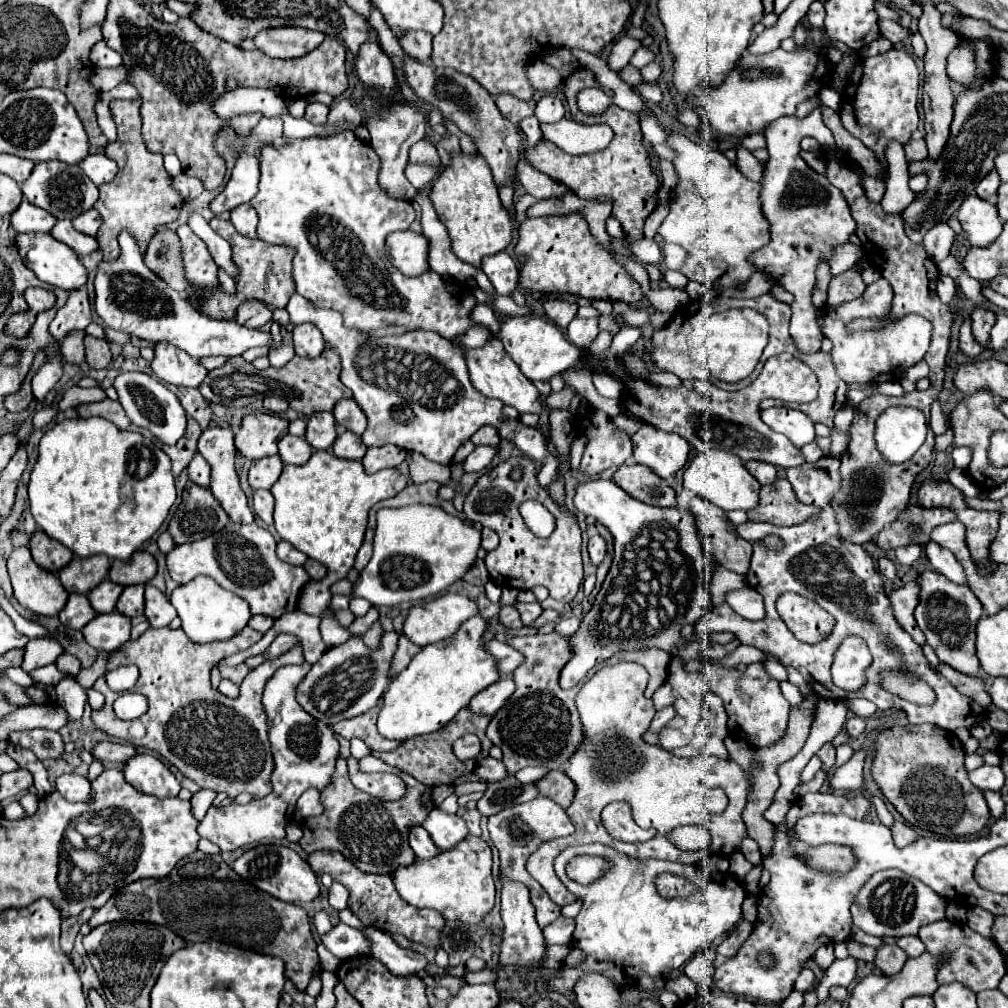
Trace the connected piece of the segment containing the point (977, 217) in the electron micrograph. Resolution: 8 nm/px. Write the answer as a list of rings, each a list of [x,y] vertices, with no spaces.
[[[975,193],[965,197],[957,211],[957,217],[961,221],[961,227],[969,233],[969,245],[973,247],[991,245],[1003,229],[995,205],[991,201],[979,199]]]

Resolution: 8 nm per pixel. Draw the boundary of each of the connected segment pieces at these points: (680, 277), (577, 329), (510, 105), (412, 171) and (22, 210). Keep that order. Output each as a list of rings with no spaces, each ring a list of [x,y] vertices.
[[[671,269],[663,273],[663,279],[665,279],[671,287],[679,287],[679,289],[683,289],[683,287],[687,285],[687,281],[689,281],[681,271],[671,271]]]
[[[575,317],[567,327],[567,339],[579,349],[587,349],[595,341],[597,333],[599,333],[597,317],[589,317],[589,319]]]
[[[499,93],[497,99],[495,99],[501,115],[505,119],[509,119],[511,123],[519,123],[523,117],[529,117],[533,115],[533,109],[535,109],[535,101],[529,99],[529,101],[523,101],[515,95],[509,95],[509,93]]]
[[[411,163],[407,165],[407,179],[413,183],[413,187],[419,191],[423,187],[429,187],[431,181],[437,177],[439,169],[429,163]]]
[[[25,199],[11,213],[11,225],[17,233],[33,233],[33,231],[47,233],[47,231],[51,231],[53,221],[57,221],[57,219],[51,213],[45,213],[45,209],[39,209]]]

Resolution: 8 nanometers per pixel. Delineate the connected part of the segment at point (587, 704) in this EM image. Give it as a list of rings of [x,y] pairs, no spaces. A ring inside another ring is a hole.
[[[617,663],[613,667],[599,669],[579,691],[577,695],[577,709],[581,713],[581,723],[585,725],[585,745],[575,753],[573,759],[569,759],[565,773],[575,781],[577,793],[567,809],[567,815],[571,817],[575,825],[575,833],[563,839],[549,841],[541,845],[527,861],[527,871],[533,879],[543,883],[543,889],[549,893],[549,897],[557,905],[573,903],[577,897],[561,885],[559,877],[555,875],[553,863],[555,857],[569,845],[589,845],[589,843],[601,843],[607,845],[631,859],[639,861],[679,861],[689,865],[699,865],[709,855],[733,855],[741,851],[741,841],[747,837],[747,827],[741,819],[741,813],[749,801],[751,793],[751,775],[739,767],[733,761],[725,761],[707,753],[695,755],[695,757],[675,757],[669,751],[647,745],[641,741],[643,733],[647,731],[655,707],[653,701],[647,699],[645,687],[649,681],[649,673],[645,667],[637,663]],[[617,763],[637,763],[629,771],[615,773]],[[699,787],[721,787],[725,795],[729,797],[729,805],[723,813],[717,815],[705,815],[699,809]],[[625,799],[631,803],[633,817],[639,825],[649,825],[657,829],[657,835],[647,843],[623,843],[617,839],[611,839],[607,829],[601,823],[601,811],[607,803]],[[693,823],[705,823],[711,832],[711,844],[708,849],[699,851],[681,851],[669,841],[669,833],[679,826],[693,825]]]

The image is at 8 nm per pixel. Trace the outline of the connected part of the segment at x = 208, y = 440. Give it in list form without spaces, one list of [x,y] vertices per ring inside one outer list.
[[[223,427],[205,429],[199,437],[199,453],[205,457],[212,467],[211,493],[221,503],[221,507],[227,511],[231,521],[235,521],[235,523],[253,523],[253,513],[249,509],[245,493],[239,487],[239,478],[235,471],[236,449],[233,447],[233,431],[229,427],[227,429],[223,429]]]

